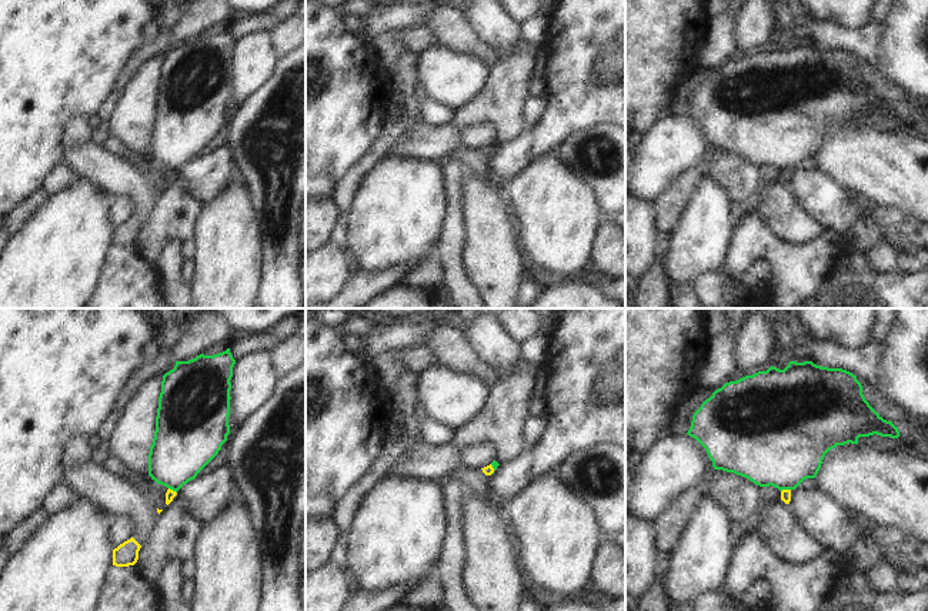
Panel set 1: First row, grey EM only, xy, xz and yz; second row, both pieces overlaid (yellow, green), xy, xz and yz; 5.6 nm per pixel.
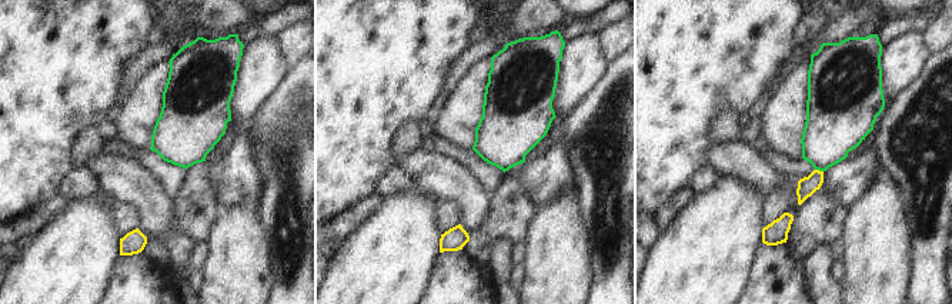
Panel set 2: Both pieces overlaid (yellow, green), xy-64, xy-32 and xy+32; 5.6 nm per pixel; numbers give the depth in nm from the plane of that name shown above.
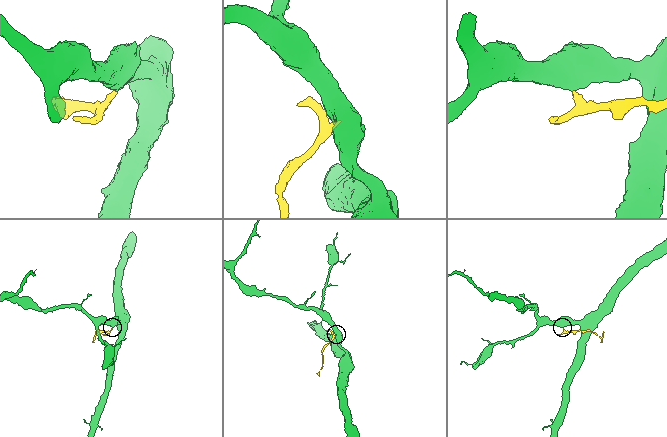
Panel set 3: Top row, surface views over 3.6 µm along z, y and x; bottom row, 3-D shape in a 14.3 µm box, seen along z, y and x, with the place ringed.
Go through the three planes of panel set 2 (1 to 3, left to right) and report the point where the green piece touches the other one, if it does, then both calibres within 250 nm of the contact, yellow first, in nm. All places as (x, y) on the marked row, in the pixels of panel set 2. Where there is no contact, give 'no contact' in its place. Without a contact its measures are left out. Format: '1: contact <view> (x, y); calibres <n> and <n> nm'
1: no contact
2: no contact
3: contact xy+32 (818, 170); calibres 110 and 320 nm

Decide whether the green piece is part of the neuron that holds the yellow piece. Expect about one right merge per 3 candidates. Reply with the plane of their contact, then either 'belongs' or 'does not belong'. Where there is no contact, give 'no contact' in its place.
meets yellow in yz; does not belong

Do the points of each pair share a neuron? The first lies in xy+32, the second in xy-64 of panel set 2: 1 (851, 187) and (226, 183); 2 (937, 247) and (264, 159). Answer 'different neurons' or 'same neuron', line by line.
1: same neuron
2: same neuron

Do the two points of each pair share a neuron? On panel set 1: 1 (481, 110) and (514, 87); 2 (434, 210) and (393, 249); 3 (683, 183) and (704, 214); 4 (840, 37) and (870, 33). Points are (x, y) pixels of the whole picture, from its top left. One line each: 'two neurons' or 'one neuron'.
1: one neuron
2: one neuron
3: two neurons
4: one neuron

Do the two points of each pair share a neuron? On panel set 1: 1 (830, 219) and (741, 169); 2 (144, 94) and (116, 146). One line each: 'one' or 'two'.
1: two
2: two

